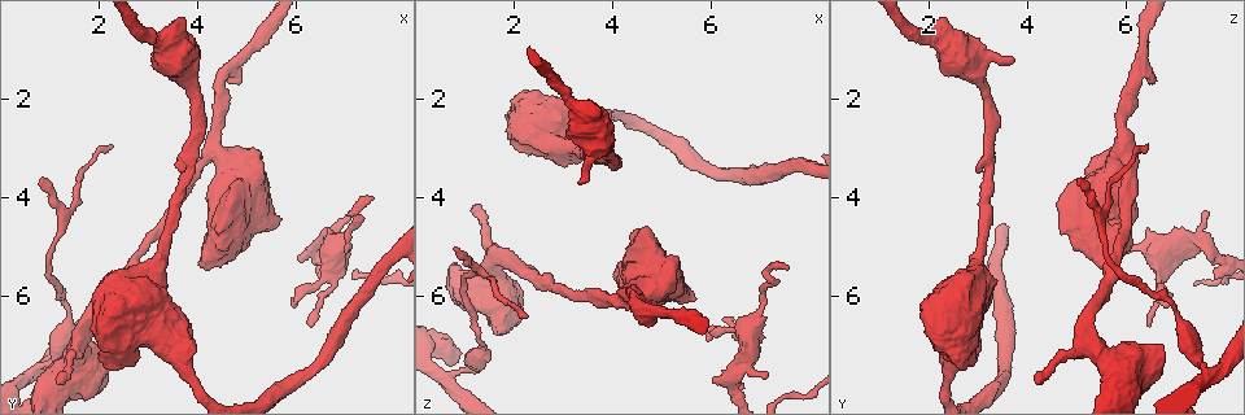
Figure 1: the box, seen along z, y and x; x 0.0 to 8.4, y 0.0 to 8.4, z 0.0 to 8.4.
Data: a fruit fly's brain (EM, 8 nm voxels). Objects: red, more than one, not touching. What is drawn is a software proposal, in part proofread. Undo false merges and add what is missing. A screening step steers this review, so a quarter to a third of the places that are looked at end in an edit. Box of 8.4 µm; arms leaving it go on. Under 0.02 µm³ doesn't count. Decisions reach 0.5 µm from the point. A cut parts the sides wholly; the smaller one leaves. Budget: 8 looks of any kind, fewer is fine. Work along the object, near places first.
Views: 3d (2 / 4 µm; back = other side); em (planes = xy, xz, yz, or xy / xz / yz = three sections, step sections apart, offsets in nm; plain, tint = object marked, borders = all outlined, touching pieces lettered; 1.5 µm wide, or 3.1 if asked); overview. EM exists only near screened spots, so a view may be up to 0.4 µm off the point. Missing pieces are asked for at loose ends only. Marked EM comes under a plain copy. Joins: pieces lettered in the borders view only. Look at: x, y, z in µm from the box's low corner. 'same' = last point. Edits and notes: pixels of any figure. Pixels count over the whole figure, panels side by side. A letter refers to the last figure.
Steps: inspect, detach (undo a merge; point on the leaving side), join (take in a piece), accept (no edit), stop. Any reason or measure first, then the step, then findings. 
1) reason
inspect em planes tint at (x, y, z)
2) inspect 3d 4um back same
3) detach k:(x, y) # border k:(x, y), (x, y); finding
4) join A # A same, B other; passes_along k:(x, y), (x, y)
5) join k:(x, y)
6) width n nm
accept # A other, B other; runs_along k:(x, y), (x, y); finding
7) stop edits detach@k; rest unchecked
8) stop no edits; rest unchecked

branch stops here
inspect em planes borders at (1.20, 7.70, 4.15)

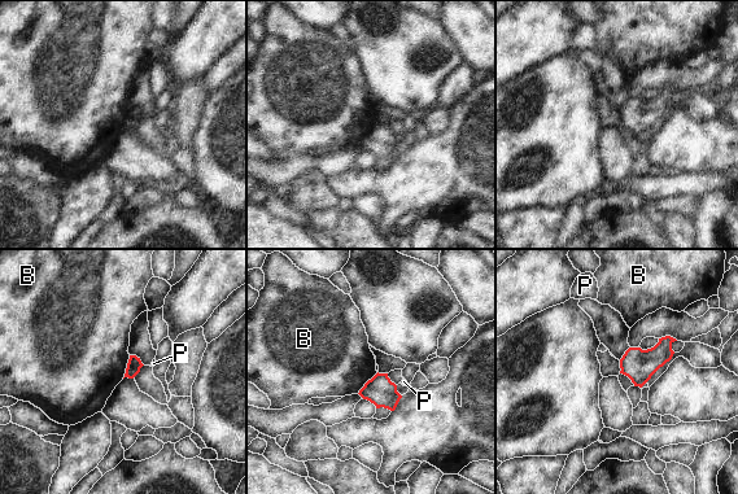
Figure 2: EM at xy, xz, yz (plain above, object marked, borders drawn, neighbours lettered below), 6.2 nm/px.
accept # B other, P other; border 2:(130, 355), (122, 377); none of them fits

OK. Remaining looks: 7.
a narrow waist
inspect em planes borders at (0.60, 7.55, 7.60)

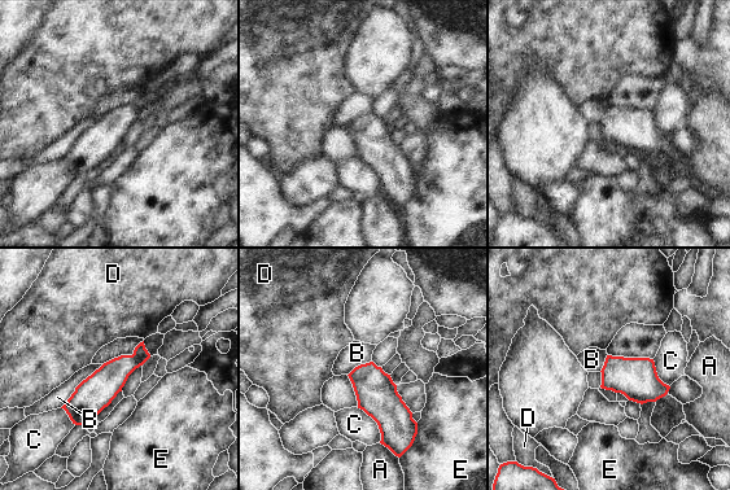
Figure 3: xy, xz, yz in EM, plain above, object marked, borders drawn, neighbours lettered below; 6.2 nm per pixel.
detach 3:(140, 353) # A other, B other, C other, D other, E other; border 3:(131, 355), (141, 364); two cells meet here

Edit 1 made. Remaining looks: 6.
stop edits detach@3; rest unchecked

